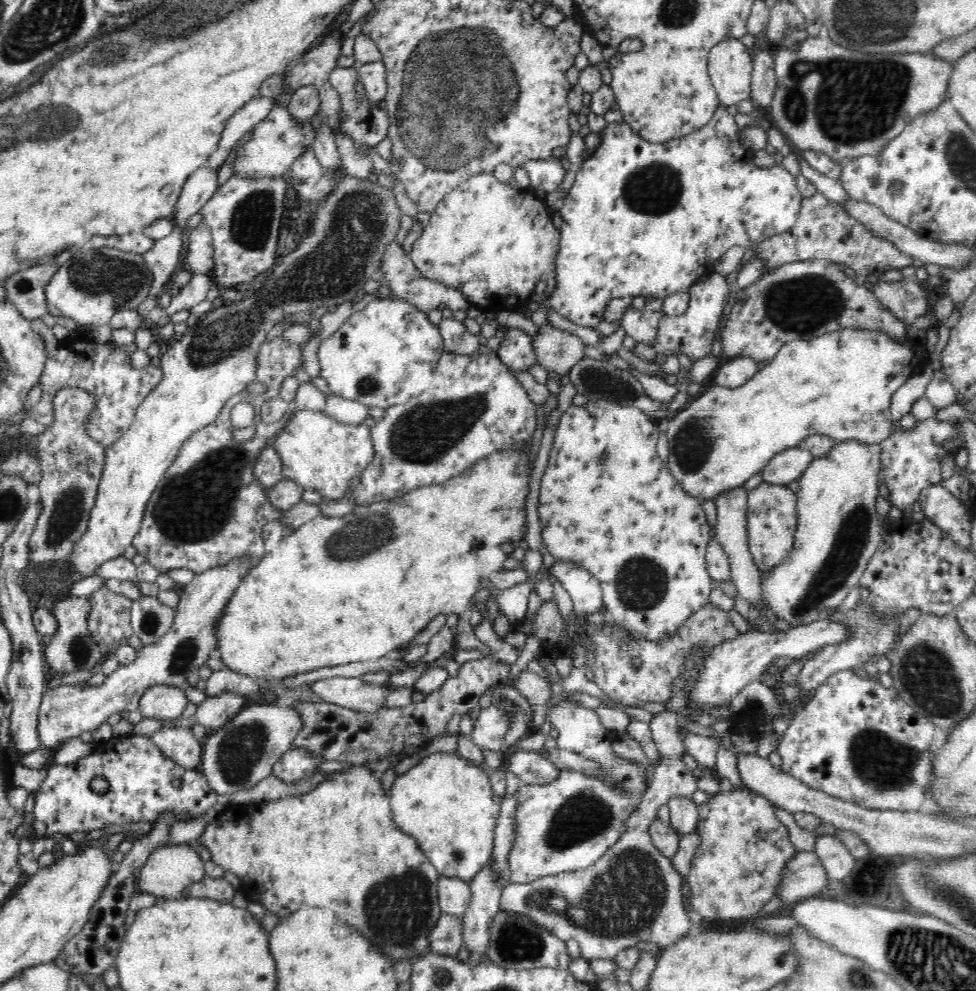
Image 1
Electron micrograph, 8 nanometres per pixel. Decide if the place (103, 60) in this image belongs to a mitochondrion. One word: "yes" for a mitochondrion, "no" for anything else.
yes

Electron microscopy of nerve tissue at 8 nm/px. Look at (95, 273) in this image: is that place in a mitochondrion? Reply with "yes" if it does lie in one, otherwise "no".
yes

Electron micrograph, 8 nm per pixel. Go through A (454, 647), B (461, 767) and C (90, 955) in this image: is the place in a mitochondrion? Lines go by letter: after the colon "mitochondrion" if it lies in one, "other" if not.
A: other
B: other
C: other

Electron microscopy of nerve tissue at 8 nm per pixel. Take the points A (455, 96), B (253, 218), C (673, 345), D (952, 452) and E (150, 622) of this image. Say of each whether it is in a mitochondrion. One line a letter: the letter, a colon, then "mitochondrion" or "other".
A: mitochondrion
B: mitochondrion
C: other
D: other
E: mitochondrion

